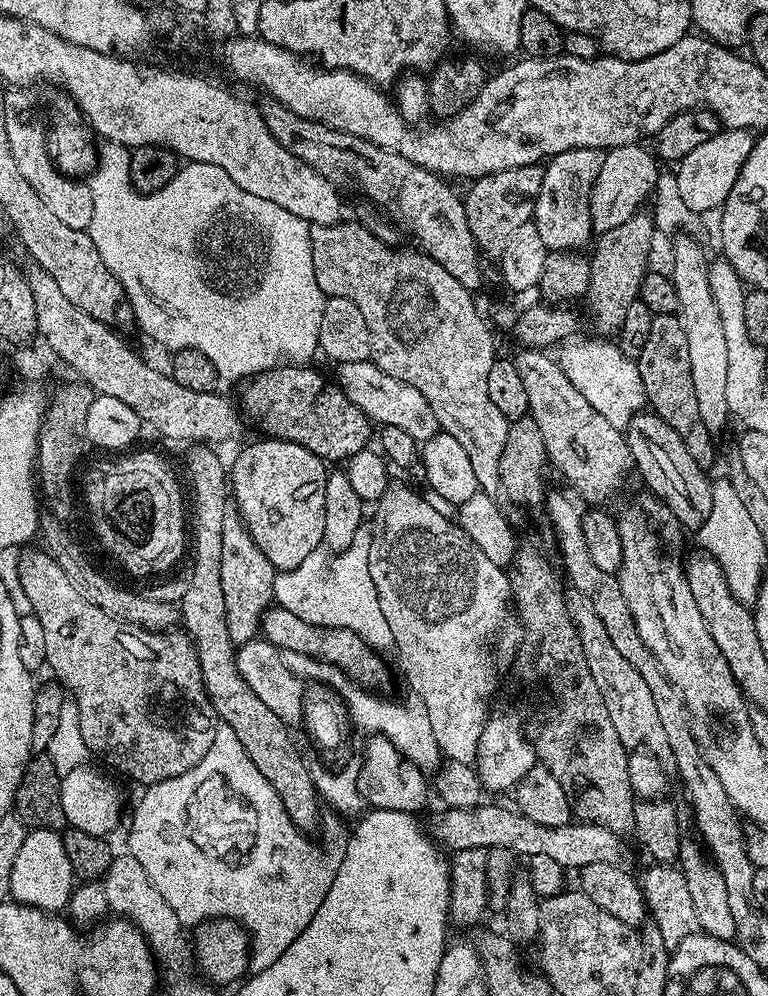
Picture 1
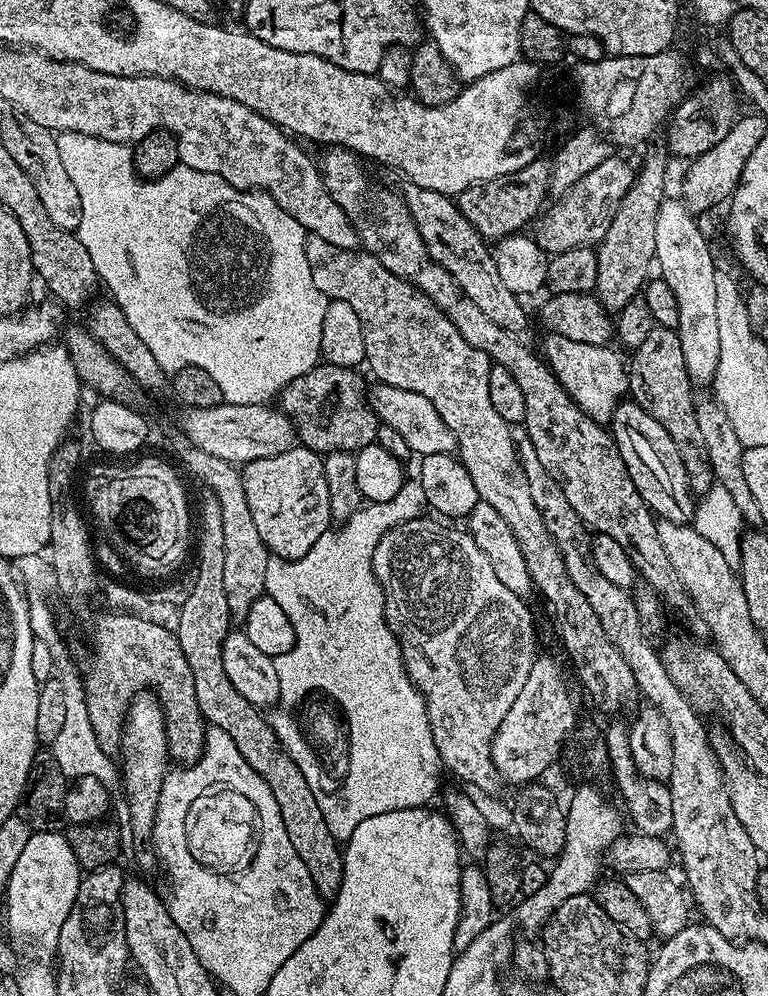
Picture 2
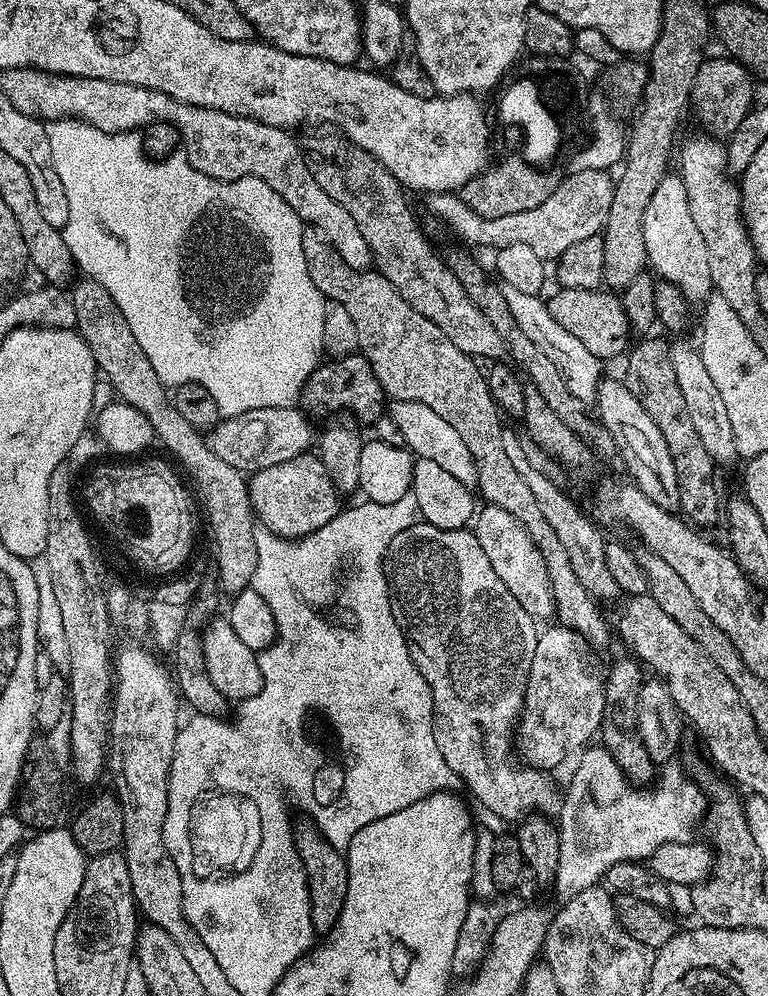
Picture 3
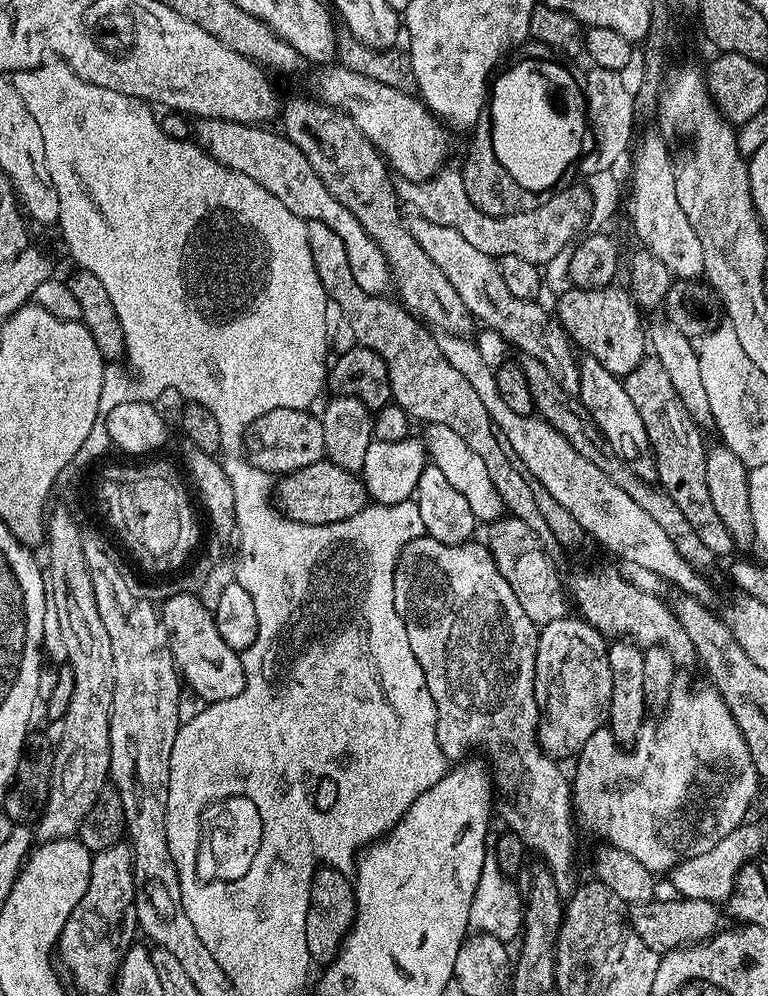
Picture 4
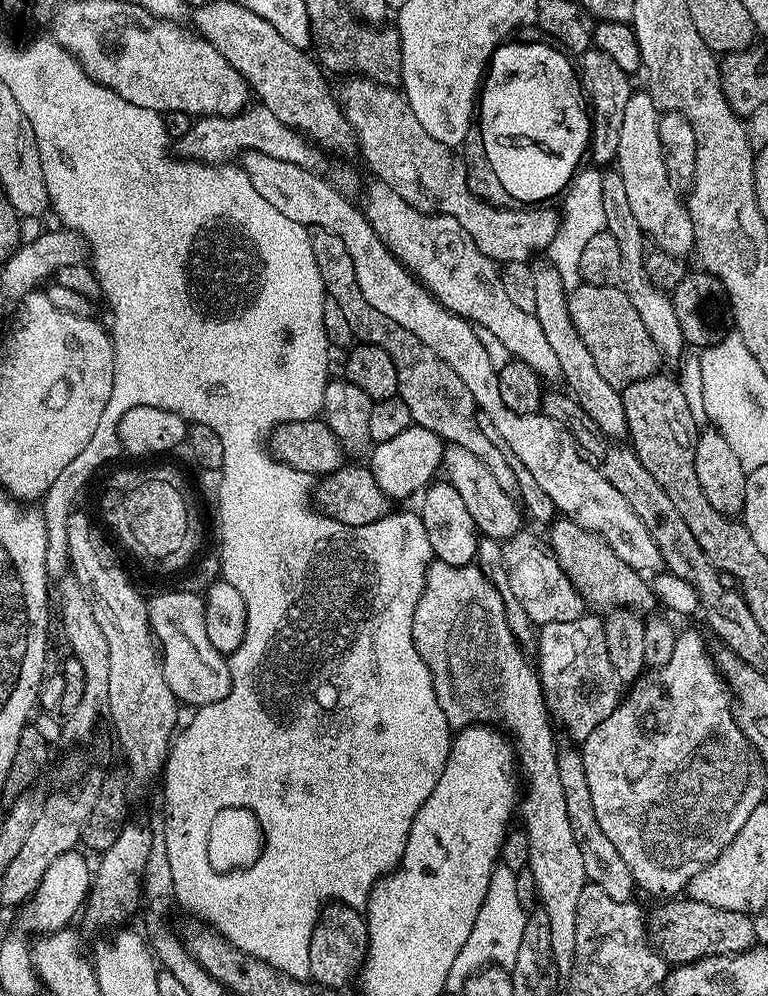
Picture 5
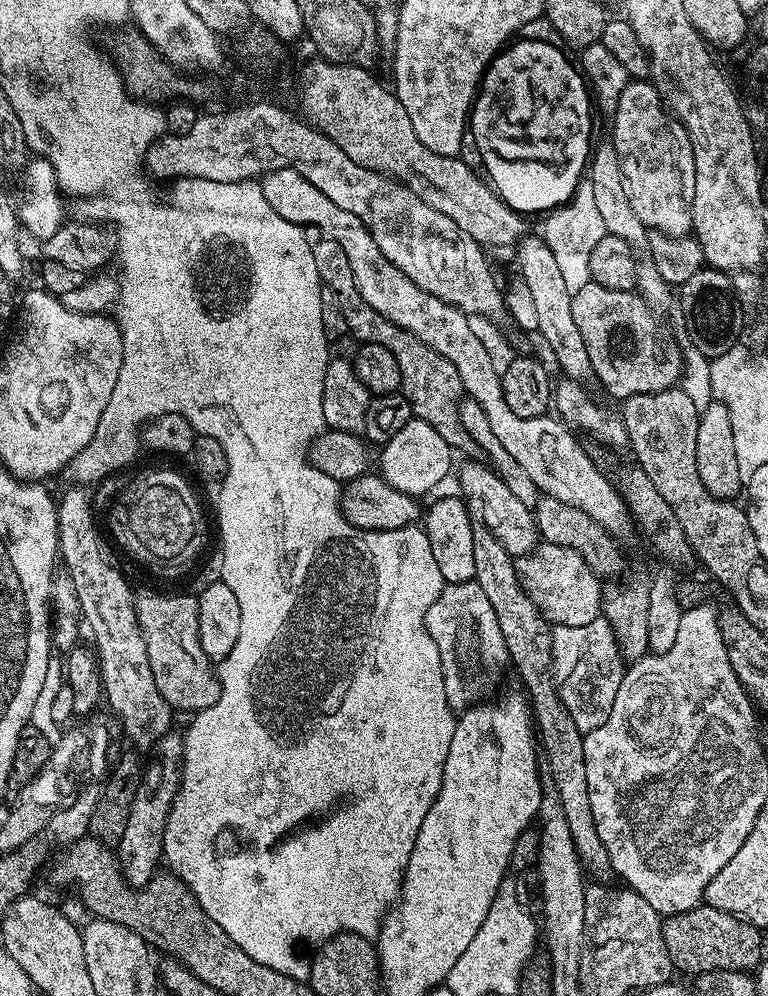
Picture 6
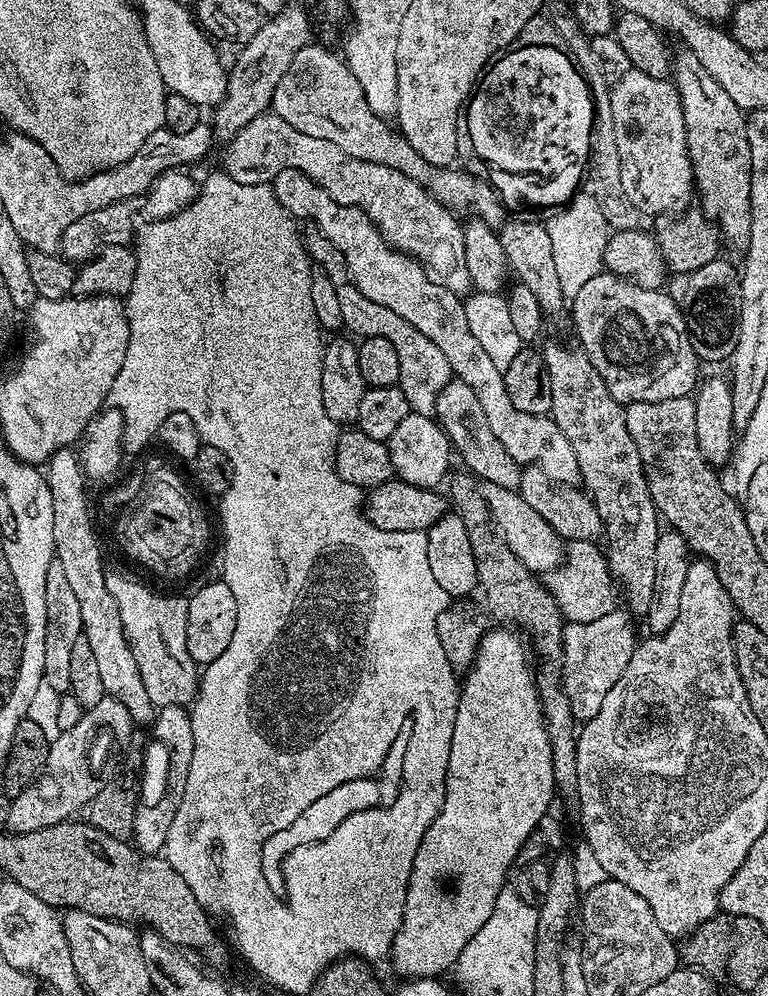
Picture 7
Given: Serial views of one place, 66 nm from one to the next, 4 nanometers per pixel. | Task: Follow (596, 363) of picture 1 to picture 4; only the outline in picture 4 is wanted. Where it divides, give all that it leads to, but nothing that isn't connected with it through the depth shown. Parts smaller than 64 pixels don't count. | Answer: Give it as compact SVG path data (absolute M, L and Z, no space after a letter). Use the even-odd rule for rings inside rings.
M417 216L412 220L408 225L415 241L430 258L433 258L434 264L442 274L446 274L446 278L454 286L466 308L470 310L473 319L479 323L481 321L481 325L487 329L496 331L513 349L531 352L533 356L544 361L567 392L579 393L580 370L577 357L575 355L572 357L573 345L551 311L549 309L547 311L539 301L515 298L502 279L500 266L495 257L475 249L458 230Z

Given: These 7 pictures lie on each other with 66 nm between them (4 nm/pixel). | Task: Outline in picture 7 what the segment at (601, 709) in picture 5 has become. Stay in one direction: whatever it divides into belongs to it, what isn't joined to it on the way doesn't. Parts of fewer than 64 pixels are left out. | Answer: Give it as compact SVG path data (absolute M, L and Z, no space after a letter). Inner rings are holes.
M624 610L606 614L595 622L565 623L562 678L566 698L570 698L570 710L574 710L577 721L594 718L602 707L602 698L610 694L610 686L622 678L622 670L626 670L638 643L636 628L632 623L633 617Z

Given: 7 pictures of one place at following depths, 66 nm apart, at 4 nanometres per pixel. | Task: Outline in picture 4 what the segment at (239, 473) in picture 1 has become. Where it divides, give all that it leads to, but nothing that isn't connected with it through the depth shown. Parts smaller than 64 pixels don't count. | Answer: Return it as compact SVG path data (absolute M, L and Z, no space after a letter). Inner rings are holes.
M325 458L314 462L314 466L306 466L297 472L289 472L279 477L274 488L274 500L283 515L289 516L294 522L303 524L333 524L349 520L354 514L358 514L369 503L368 491L364 488L363 479L355 472L342 470L342 466L332 463Z

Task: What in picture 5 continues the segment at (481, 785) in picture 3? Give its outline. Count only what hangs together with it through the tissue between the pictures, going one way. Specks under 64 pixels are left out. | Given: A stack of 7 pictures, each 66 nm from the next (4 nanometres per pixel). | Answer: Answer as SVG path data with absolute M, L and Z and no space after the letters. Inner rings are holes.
M433 562L428 566L428 573L424 579L424 592L420 595L420 601L414 610L412 637L414 638L414 646L422 654L422 660L426 662L426 666L430 670L432 681L434 682L434 694L438 698L438 706L442 706L442 714L446 714L446 722L449 729L459 730L470 728L473 724L482 724L495 726L497 729L507 733L509 737L514 738L514 751L518 757L518 768L522 773L523 784L522 799L518 804L518 816L519 819L520 816L524 819L522 830L528 835L528 841L530 842L530 858L528 859L527 867L534 874L539 903L544 903L541 904L542 910L550 918L550 943L554 945L554 962L558 962L558 970L562 974L567 974L572 971L572 963L574 962L574 930L578 922L578 898L582 898L582 890L585 884L588 883L588 879L586 878L586 869L582 866L582 854L578 851L578 842L574 842L574 830L570 830L570 813L566 811L566 790L562 790L562 781L558 778L558 758L556 757L558 743L556 744L556 736L552 733L554 721L548 711L548 704L544 700L544 691L540 685L537 669L534 667L533 661L531 664L524 657L525 649L508 625L508 605L505 593L497 588L491 578L475 563L463 564L462 567L455 568L449 564Z

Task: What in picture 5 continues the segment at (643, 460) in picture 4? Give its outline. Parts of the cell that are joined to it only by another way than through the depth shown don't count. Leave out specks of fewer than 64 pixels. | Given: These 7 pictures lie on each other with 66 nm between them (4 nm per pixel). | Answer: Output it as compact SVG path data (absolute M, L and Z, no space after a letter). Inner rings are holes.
M536 262L532 264L532 273L535 287L534 313L546 333L546 340L554 349L554 358L558 358L559 375L564 376L565 382L568 383L567 391L572 399L578 402L578 406L582 406L589 420L605 437L627 437L628 422L621 389L610 386L610 382L602 378L598 366L594 366L594 358L590 358L590 350L586 350L578 330L574 330L574 322L570 322L568 293L564 291L558 271L549 262L542 262L542 264Z

